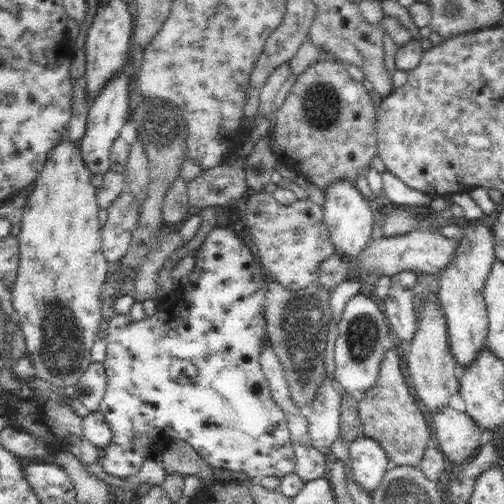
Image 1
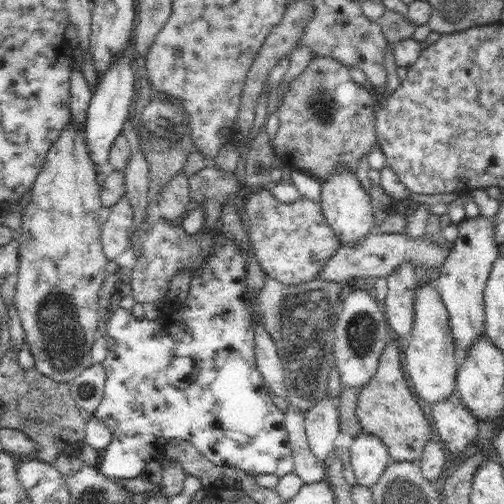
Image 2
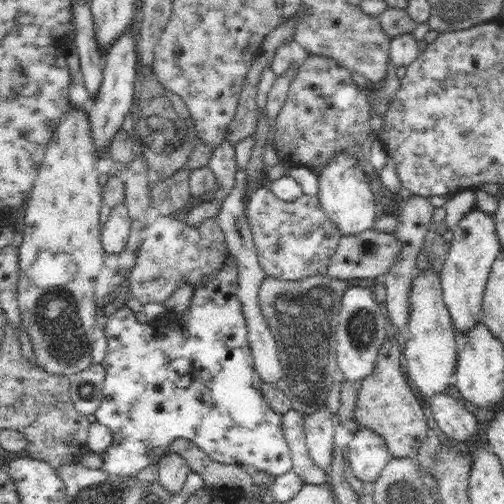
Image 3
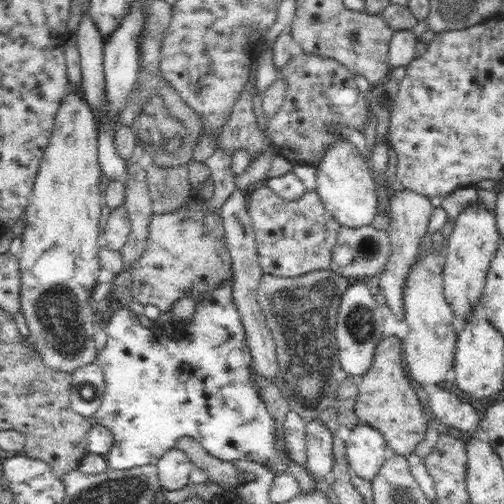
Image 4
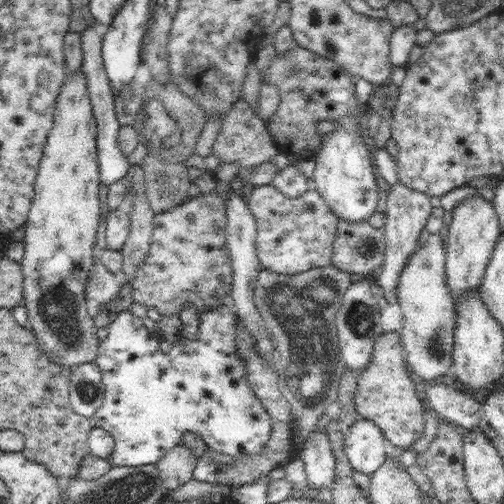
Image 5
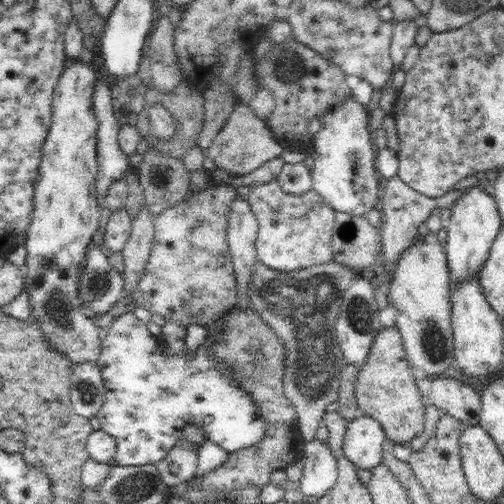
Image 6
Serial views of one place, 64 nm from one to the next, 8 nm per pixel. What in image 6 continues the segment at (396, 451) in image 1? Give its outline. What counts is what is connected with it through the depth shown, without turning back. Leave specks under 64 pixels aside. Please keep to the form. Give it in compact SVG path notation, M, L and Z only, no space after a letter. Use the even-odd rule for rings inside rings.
M383 328L373 338L369 354L365 362L359 366L355 380L355 400L357 406L371 418L379 420L381 428L387 434L387 440L409 444L415 436L419 436L425 428L425 406L421 404L421 396L417 394L415 376L411 372L411 364L407 360L405 348L401 344L399 328Z

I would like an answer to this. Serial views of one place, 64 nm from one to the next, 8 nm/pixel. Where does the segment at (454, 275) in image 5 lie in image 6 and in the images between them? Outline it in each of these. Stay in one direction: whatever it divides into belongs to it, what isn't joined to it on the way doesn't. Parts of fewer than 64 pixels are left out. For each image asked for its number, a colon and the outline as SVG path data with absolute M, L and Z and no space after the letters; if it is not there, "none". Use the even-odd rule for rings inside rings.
6: M475 184L471 188L463 190L463 194L451 204L449 210L451 210L449 222L445 222L447 242L443 246L445 246L445 254L447 254L447 268L451 272L451 282L453 282L453 280L463 280L471 274L479 274L481 266L489 258L491 244L493 244L497 232L501 230L503 222L499 218L493 196L487 190L483 190L481 184Z

